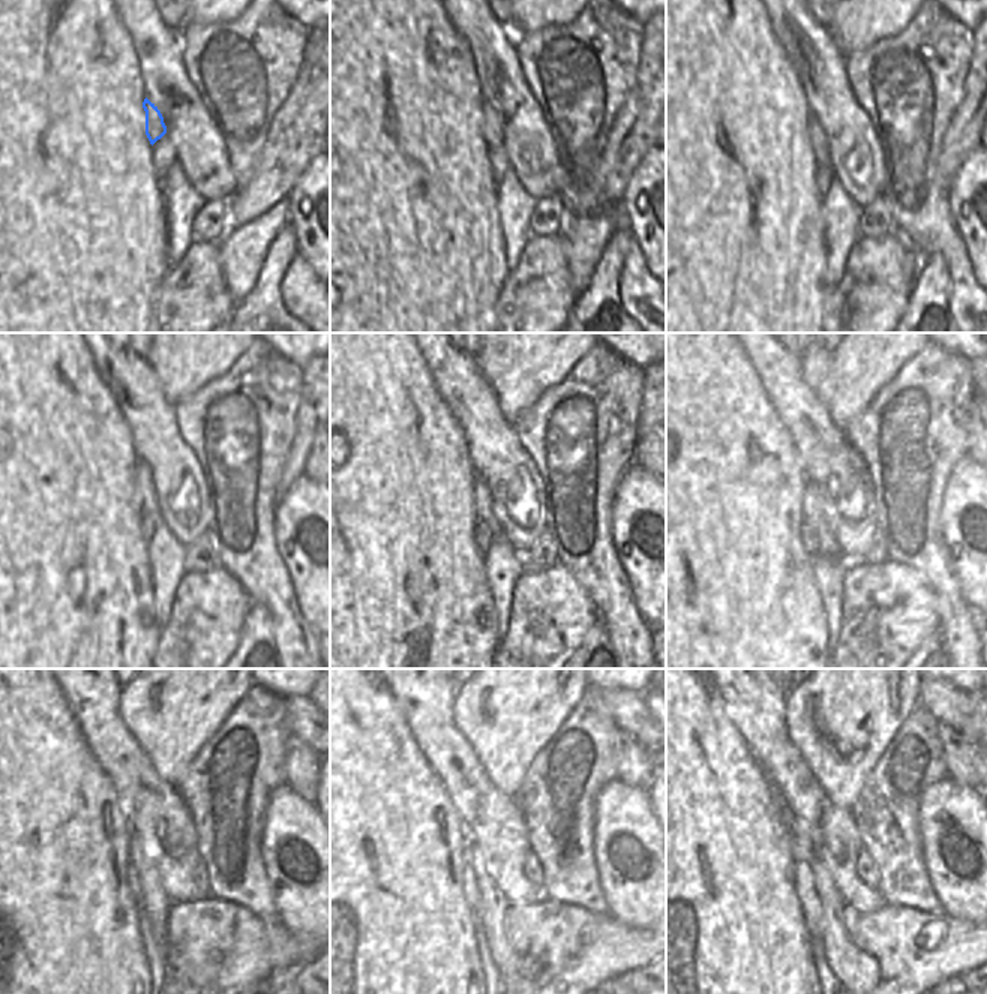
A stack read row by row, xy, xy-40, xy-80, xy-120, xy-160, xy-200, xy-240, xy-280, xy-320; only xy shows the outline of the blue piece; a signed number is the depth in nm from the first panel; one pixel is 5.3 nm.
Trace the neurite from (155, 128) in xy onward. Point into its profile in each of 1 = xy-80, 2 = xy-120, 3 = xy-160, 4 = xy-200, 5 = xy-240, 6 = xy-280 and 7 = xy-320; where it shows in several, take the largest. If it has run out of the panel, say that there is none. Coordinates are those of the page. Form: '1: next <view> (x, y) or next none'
1: next xy-80 (819, 144)
2: next xy-120 (147, 494)
3: next xy-160 (482, 498)
4: next xy-200 (813, 514)
5: next xy-240 (156, 906)
6: next xy-280 (494, 904)
7: next xy-320 (857, 973)

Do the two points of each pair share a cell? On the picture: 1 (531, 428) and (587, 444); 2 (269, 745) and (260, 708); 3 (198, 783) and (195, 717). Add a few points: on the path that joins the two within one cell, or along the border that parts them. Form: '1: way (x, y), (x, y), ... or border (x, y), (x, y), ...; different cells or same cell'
1: way (545, 431), (573, 432); same cell
2: way (260, 736), (260, 717); same cell
3: border (219, 726), (218, 732), (197, 753), (180, 784); different cells

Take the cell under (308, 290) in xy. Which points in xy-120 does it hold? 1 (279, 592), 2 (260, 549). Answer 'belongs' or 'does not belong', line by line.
1: belongs
2: belongs

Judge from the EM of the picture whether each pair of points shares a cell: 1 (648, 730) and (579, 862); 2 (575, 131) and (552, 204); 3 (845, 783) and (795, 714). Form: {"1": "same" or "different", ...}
{"1": "different", "2": "different", "3": "same"}

